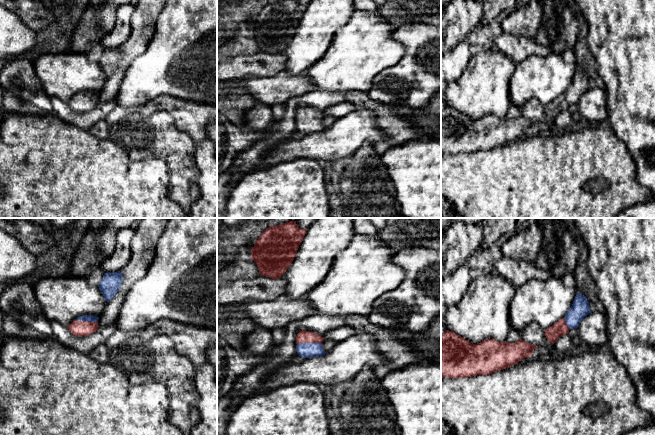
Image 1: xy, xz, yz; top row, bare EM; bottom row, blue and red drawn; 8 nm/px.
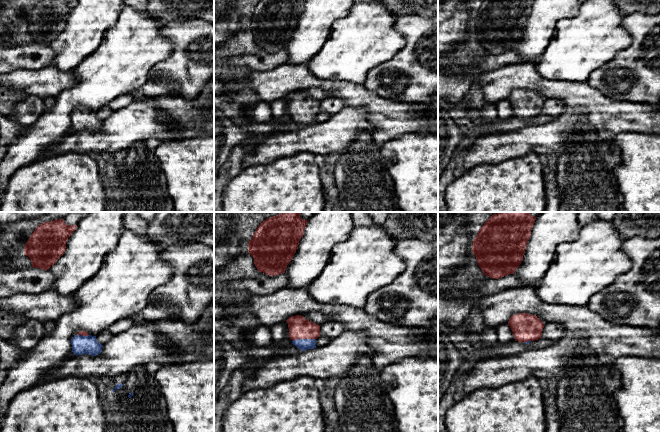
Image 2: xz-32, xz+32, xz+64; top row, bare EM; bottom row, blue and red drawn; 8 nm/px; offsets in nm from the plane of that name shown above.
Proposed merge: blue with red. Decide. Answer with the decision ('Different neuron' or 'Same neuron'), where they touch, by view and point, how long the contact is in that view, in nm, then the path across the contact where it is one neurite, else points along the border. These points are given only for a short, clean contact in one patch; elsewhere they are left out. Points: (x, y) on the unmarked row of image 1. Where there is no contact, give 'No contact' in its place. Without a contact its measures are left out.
Same neuron. Touches blue at xz (309, 119). Shared border 200 nm. Path across: xz (305, 126), (309, 119), (303, 112)

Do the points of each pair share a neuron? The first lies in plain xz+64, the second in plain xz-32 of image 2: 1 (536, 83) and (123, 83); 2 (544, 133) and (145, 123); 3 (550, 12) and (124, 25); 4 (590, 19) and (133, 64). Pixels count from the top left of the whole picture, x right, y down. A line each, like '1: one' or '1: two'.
1: two
2: one
3: two
4: one

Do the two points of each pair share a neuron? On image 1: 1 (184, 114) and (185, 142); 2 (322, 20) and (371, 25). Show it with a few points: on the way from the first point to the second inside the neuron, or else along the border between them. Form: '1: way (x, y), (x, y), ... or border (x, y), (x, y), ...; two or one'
1: border (169, 115), (174, 124), (184, 131), (195, 144); two
2: border (355, 10), (336, 32), (332, 40); two

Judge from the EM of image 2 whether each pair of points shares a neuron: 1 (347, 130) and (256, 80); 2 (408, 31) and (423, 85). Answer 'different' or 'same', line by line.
1: different
2: same

